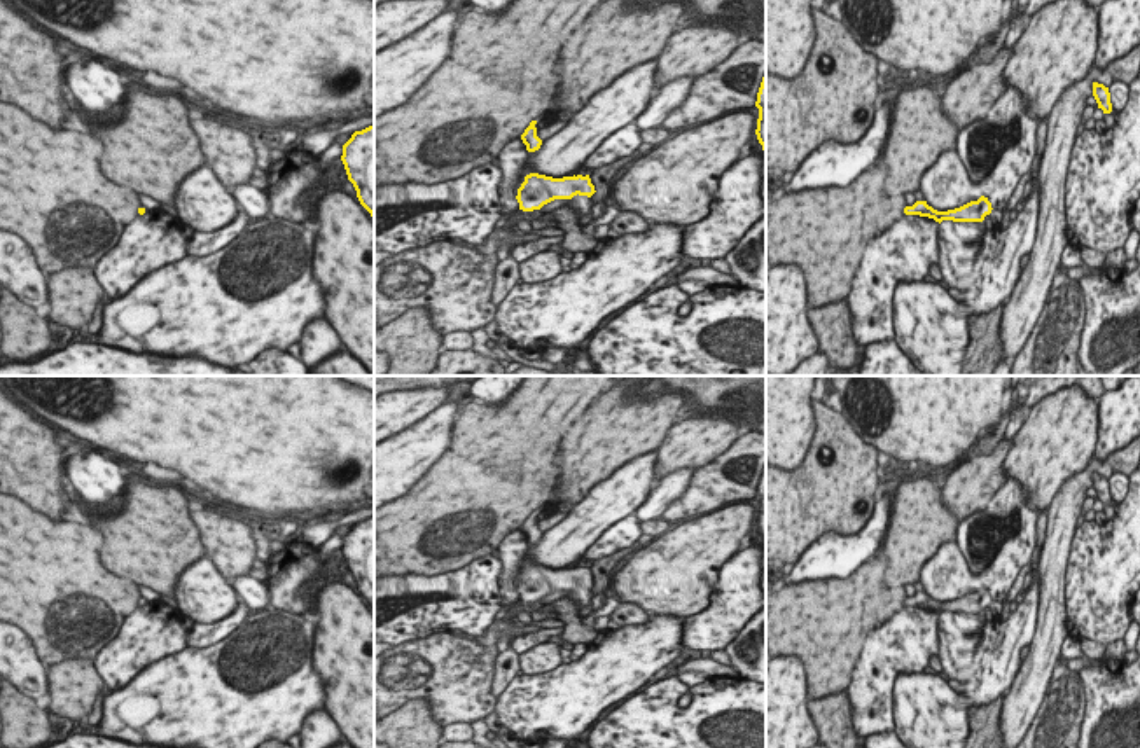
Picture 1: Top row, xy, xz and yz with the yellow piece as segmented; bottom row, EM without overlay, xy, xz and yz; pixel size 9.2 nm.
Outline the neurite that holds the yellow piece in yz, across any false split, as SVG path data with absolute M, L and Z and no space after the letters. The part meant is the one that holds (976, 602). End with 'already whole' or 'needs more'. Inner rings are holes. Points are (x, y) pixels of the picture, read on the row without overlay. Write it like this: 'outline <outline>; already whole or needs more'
outline M981 587L977 592L970 592L960 599L937 603L927 596L927 592L916 592L913 598L904 599L906 606L920 606L934 610L935 613L953 612L953 613L983 613L986 606L993 610L993 617L1002 615L1002 601L993 601L988 589Z; needs more

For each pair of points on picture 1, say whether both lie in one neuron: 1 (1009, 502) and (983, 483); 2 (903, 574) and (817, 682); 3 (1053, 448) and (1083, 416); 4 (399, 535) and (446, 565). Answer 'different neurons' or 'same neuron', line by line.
1: different neurons
2: different neurons
3: same neuron
4: same neuron

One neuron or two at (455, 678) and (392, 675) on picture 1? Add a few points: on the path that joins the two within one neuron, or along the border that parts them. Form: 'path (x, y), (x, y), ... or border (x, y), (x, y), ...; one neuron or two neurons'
path (439, 678), (408, 677); one neuron

